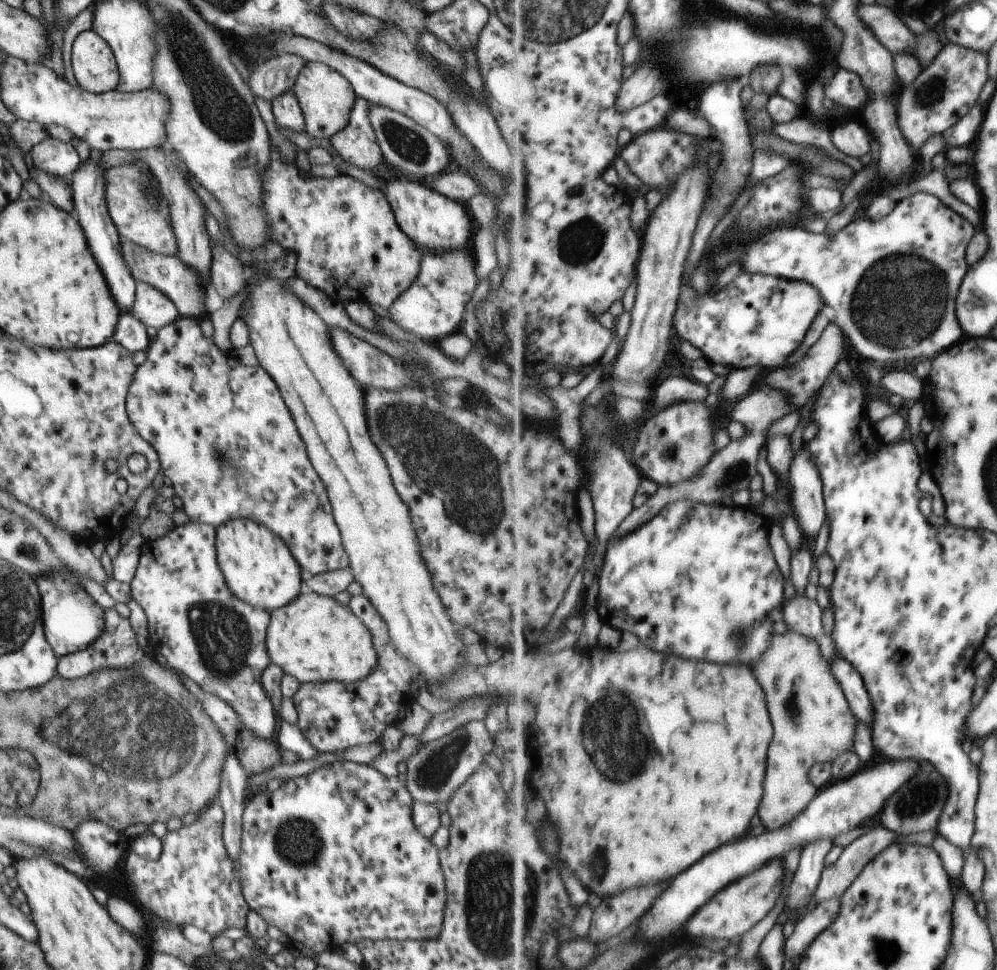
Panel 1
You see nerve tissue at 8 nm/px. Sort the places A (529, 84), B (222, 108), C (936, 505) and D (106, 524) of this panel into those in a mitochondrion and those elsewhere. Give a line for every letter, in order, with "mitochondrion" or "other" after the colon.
A: other
B: mitochondrion
C: other
D: other

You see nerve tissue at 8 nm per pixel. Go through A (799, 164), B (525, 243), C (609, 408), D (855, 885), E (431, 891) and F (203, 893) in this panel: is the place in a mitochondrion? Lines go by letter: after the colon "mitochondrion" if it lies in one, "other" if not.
A: other
B: other
C: other
D: other
E: other
F: other

